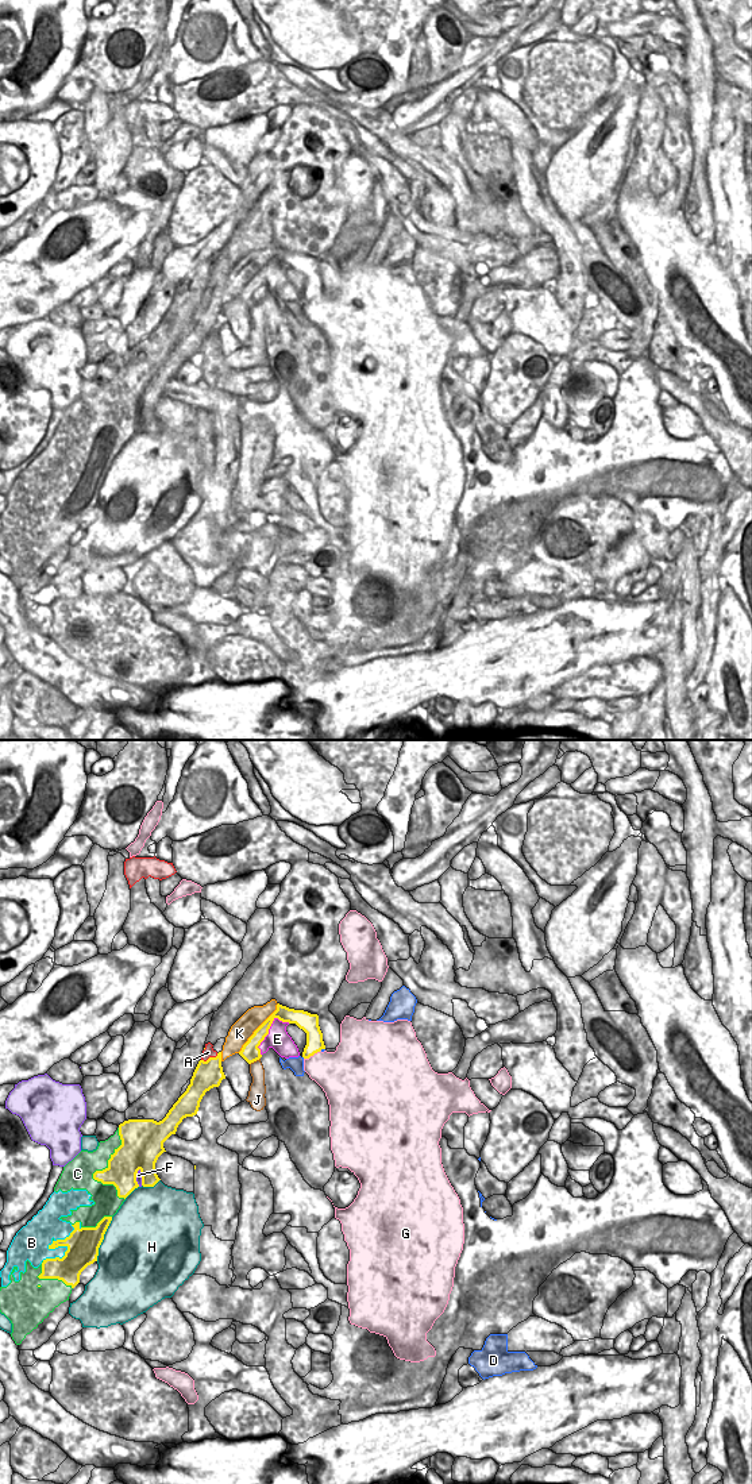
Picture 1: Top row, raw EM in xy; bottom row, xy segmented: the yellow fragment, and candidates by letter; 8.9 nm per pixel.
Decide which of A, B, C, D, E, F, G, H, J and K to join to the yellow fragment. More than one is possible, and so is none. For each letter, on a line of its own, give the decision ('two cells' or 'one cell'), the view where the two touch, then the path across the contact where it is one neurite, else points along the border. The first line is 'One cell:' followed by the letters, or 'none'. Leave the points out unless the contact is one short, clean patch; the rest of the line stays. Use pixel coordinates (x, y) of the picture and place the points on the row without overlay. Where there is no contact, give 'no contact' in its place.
One cell: none
A: two cells; contact in xy; border xy (218, 297), (201, 304)
B: two cells; contact in xy
C: two cells; contact in xy
D: two cells; contact in xy; border xy (324, 292), (320, 293)
E: two cells; contact in xy
F: two cells; contact in xy
G: two cells; contact in xy; border xy (320, 293), (304, 303)
H: two cells; contact in xy
J: two cells; contact in xy; border xy (259, 301), (250, 308)
K: two cells; contact in xy

